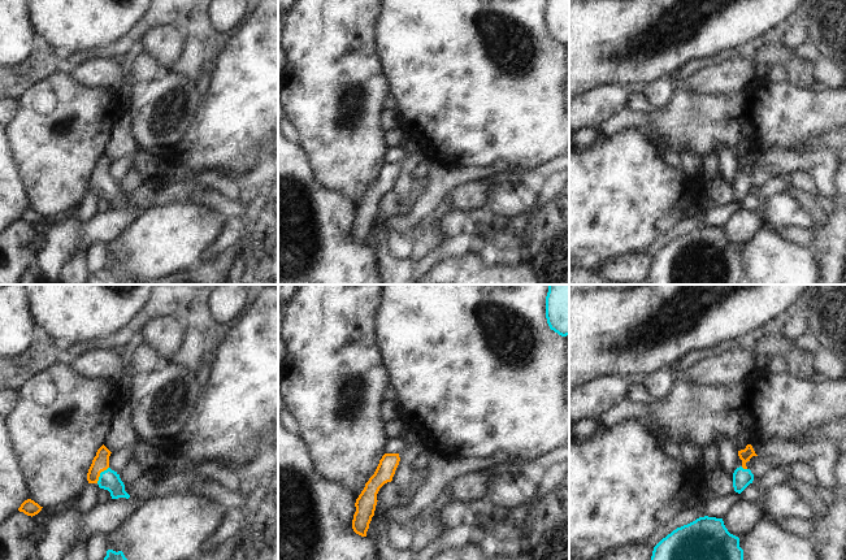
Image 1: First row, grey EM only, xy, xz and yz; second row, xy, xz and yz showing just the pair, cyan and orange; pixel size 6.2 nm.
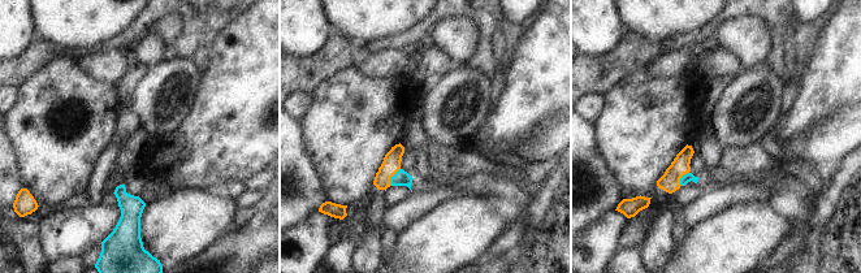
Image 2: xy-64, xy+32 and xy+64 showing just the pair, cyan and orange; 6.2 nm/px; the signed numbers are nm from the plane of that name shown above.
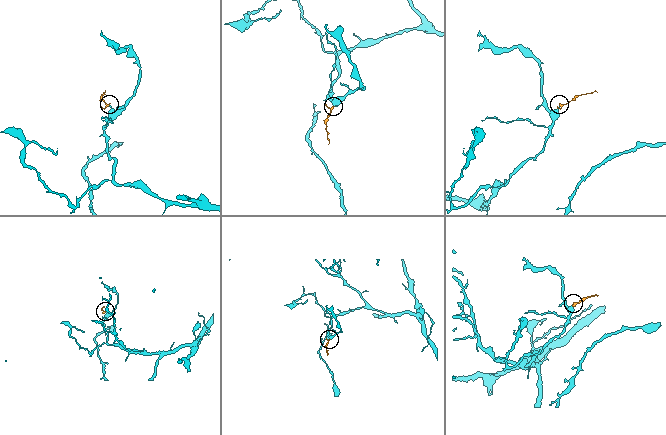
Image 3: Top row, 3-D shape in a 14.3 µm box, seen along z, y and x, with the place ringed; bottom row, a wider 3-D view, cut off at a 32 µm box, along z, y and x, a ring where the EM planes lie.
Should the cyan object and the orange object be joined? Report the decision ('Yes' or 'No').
Yes

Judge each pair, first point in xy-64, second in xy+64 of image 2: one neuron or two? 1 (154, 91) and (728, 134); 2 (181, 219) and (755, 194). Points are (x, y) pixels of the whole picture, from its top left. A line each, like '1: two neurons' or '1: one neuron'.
1: one neuron
2: two neurons

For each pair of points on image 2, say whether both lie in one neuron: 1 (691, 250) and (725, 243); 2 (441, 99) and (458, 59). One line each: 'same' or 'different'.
1: same
2: different

